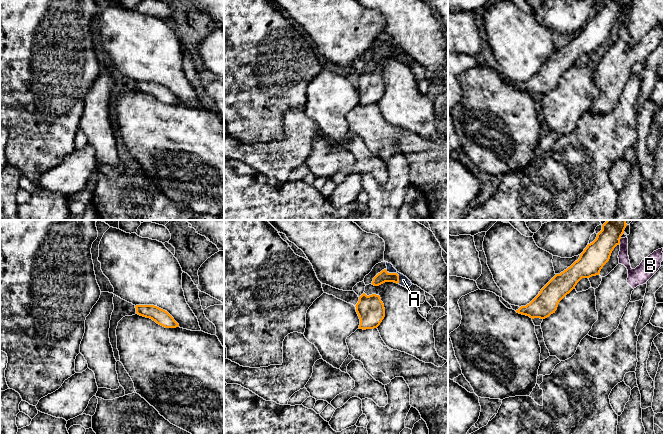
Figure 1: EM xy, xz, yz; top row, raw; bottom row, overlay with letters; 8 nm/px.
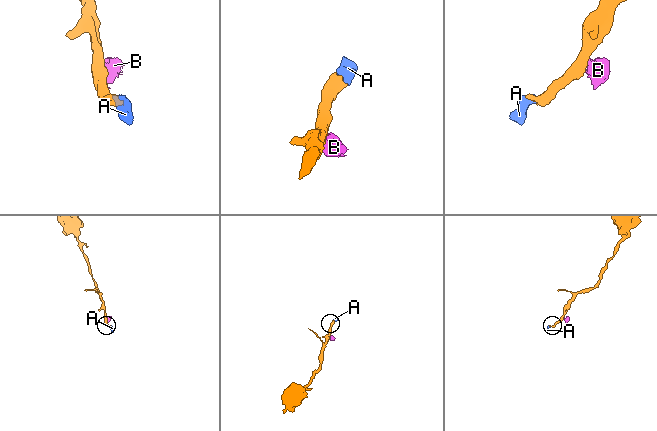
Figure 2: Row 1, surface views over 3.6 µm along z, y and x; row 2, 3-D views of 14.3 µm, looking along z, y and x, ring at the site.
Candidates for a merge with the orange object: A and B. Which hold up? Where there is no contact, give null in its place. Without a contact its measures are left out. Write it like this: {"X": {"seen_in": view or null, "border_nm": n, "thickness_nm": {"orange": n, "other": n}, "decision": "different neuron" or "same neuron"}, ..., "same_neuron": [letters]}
{"A": {"seen_in": "xz", "border_nm": 120, "thickness_nm": {"orange": 90, "other": 80}, "decision": "same neuron"}, "B": {"seen_in": "yz", "border_nm": 60, "thickness_nm": {"orange": 200, "other": 80}, "decision": "different neuron"}, "same_neuron": ["A"]}

